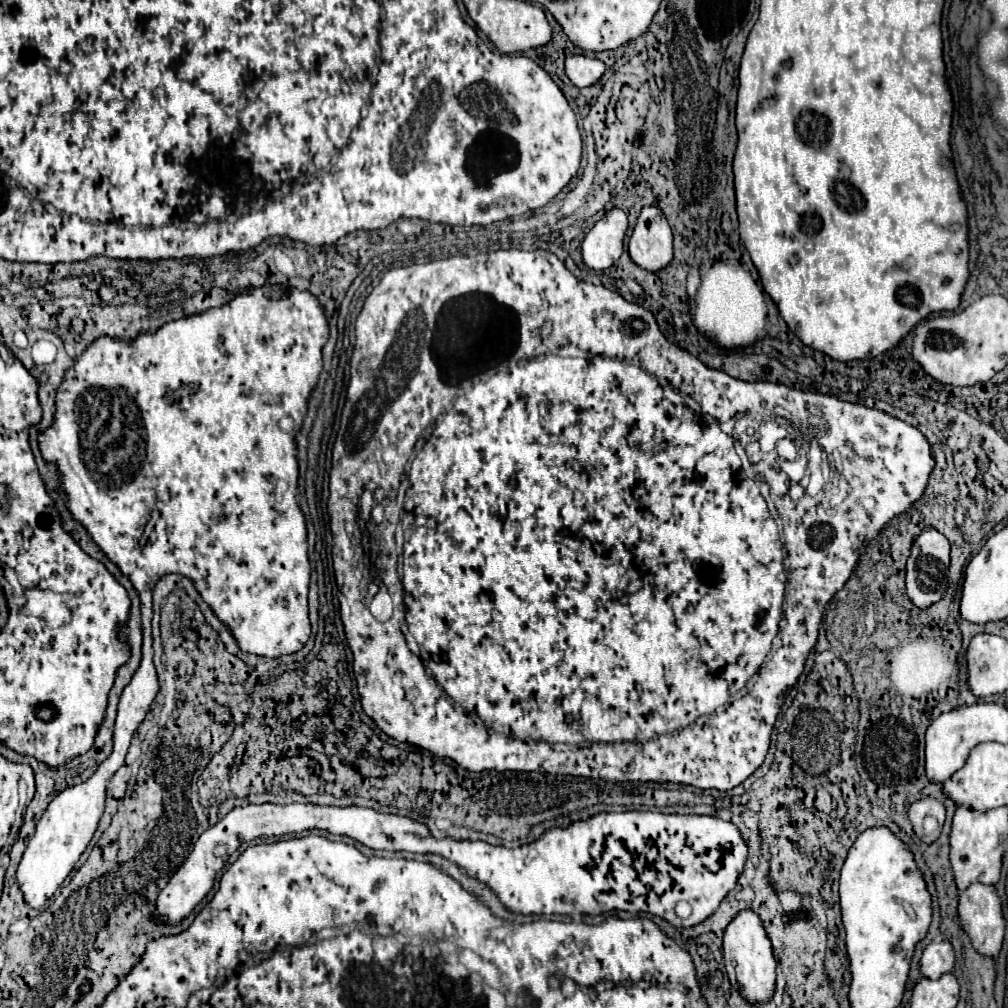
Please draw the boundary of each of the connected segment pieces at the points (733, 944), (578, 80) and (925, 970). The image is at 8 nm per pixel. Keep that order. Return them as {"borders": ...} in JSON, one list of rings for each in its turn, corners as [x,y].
{"borders":[[[[744,908],[740,910],[734,920],[726,926],[724,930],[724,962],[726,962],[726,972],[732,982],[740,990],[744,998],[750,1002],[766,1002],[774,994],[774,970],[776,970],[776,960],[772,956],[772,944],[770,938],[764,930],[762,918],[752,910]]],[[[568,56],[566,58],[566,74],[574,86],[586,88],[596,84],[604,74],[604,62],[592,56]]],[[[940,940],[940,942],[930,942],[922,954],[920,960],[920,972],[932,980],[940,978],[944,972],[952,972],[956,962],[954,956],[954,946],[950,940]]]]}

